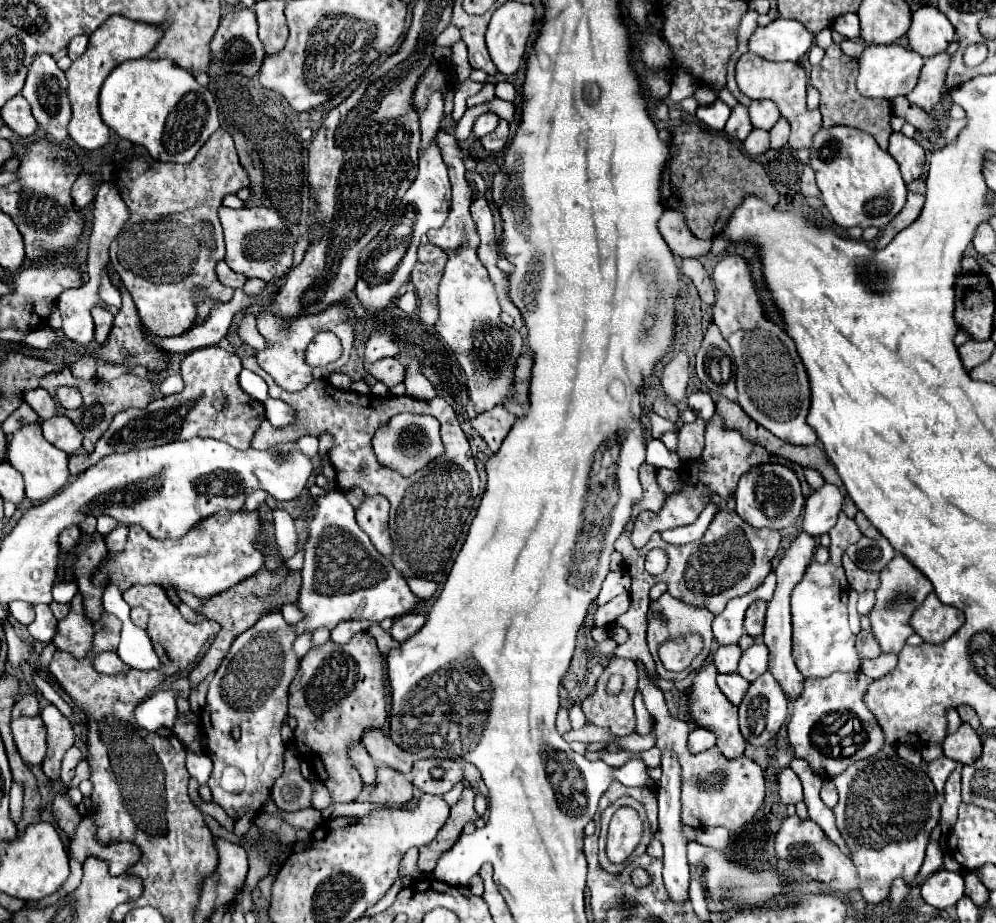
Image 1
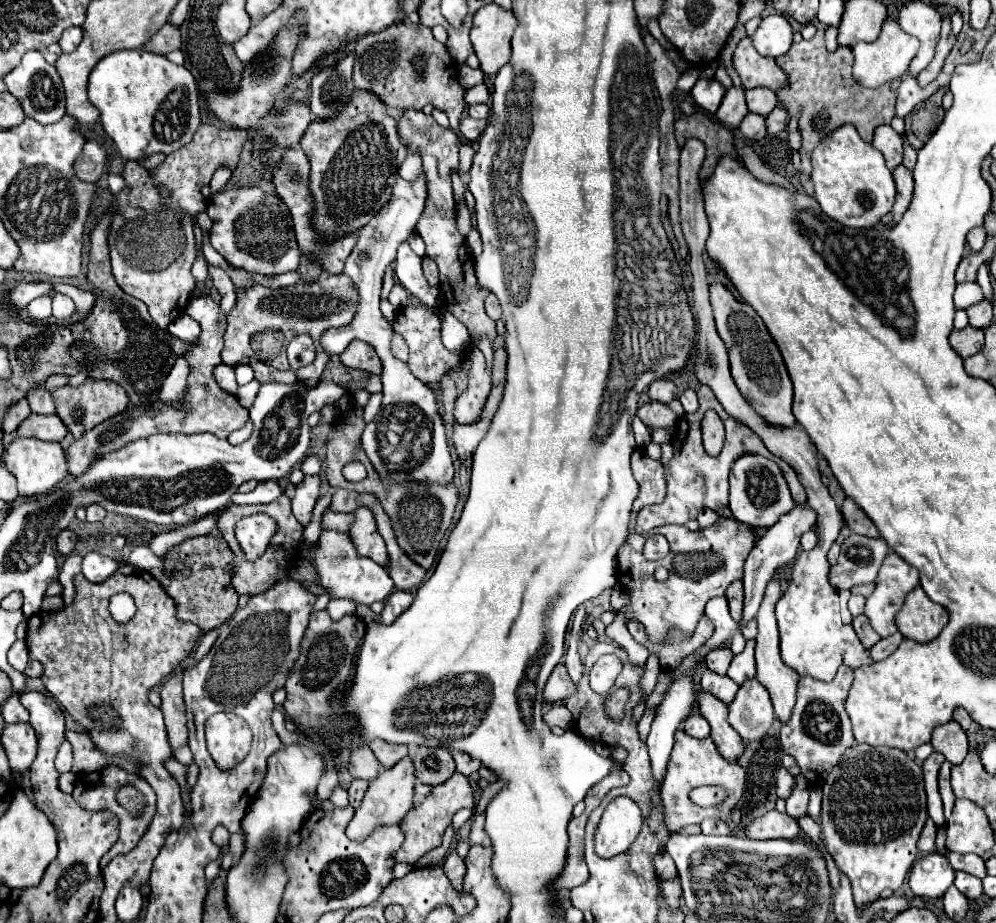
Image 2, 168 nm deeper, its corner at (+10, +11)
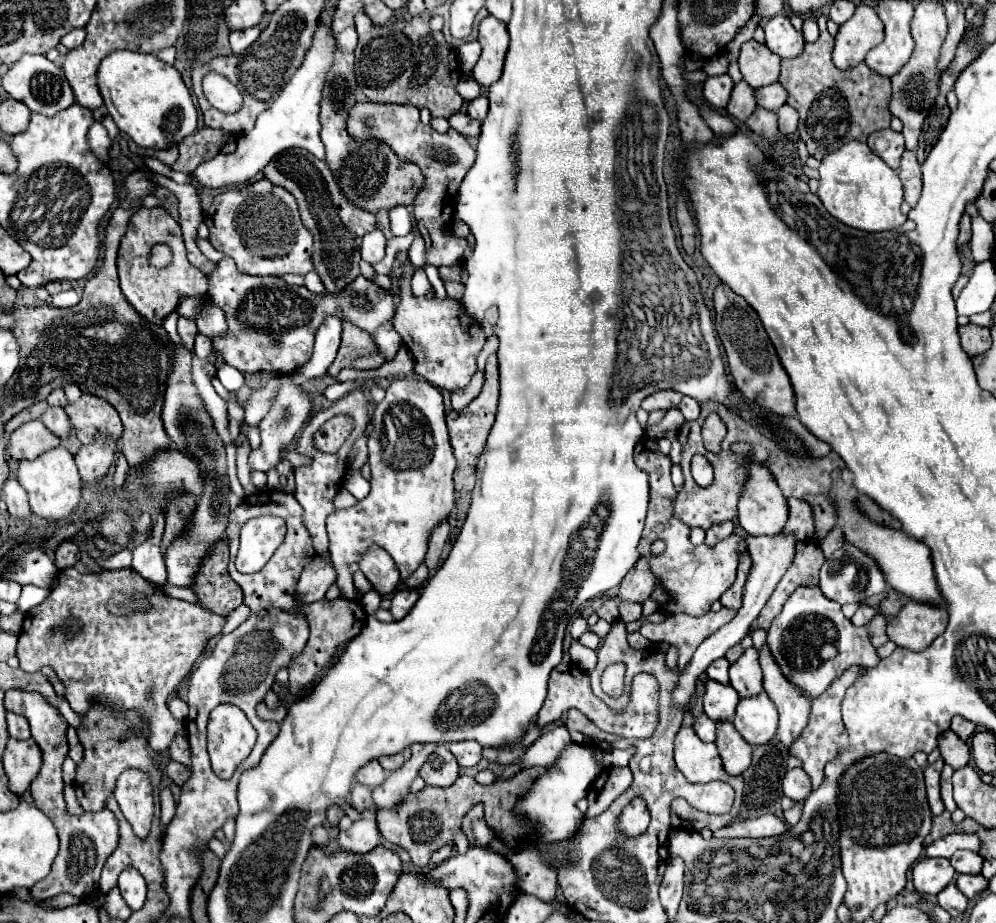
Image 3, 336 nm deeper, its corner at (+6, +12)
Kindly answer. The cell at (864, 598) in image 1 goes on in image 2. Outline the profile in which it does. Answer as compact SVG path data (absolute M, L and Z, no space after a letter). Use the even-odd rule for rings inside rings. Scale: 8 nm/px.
M852 595L852 597L850 597L848 609L850 609L852 617L858 617L858 615L864 613L864 603L866 603L866 599L864 599L862 595Z

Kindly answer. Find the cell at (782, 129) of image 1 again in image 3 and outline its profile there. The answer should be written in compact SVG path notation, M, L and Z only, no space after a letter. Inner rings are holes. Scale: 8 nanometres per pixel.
M784 104L778 110L778 130L782 134L792 134L792 132L796 132L796 124L798 124L798 112L794 108L790 108L788 104Z

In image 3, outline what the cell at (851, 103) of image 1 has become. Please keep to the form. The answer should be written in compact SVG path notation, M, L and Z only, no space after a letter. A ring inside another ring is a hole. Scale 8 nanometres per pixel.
M818 16L820 26L820 38L814 44L806 44L804 52L798 58L784 58L782 60L782 72L780 72L780 84L788 92L786 104L792 106L798 114L798 132L804 140L808 154L816 160L822 160L826 152L832 152L842 146L846 140L860 140L866 142L866 138L882 128L890 128L890 94L892 94L892 82L888 78L878 76L876 72L870 72L870 68L860 62L856 68L850 70L838 70L832 62L832 44L834 38L826 30L826 16ZM842 102L846 104L846 128L842 130Z

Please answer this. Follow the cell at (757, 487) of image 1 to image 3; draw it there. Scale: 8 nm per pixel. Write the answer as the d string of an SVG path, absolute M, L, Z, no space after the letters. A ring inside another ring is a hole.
M744 460L744 468L748 468L748 478L744 482L744 490L740 494L738 502L738 522L740 526L750 534L750 536L772 536L782 532L788 516L790 516L790 506L786 502L786 496L780 492L780 486L776 484L776 478L768 472L764 464Z

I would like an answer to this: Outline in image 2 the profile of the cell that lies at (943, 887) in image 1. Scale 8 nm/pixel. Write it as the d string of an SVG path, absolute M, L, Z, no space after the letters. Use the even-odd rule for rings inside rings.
M930 853L914 863L908 881L914 895L936 899L954 883L954 869L948 865L944 855Z

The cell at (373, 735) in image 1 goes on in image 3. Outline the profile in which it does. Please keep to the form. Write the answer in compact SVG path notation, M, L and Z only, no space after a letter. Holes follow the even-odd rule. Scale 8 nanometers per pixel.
M392 754L392 756L380 756L378 760L380 760L380 764L382 764L384 770L396 770L396 768L402 766L402 762L406 758L404 758L404 754Z

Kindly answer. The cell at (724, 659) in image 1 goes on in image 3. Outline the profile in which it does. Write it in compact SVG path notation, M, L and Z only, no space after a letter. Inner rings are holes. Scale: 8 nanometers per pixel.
M726 658L714 660L714 662L708 666L706 674L708 674L710 680L716 680L716 682L720 682L720 684L728 684L728 668L730 668L730 662L728 662Z

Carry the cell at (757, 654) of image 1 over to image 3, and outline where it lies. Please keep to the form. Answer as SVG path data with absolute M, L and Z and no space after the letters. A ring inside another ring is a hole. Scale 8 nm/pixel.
M754 646L730 666L730 686L736 688L740 696L754 696L762 692L762 670L758 650Z

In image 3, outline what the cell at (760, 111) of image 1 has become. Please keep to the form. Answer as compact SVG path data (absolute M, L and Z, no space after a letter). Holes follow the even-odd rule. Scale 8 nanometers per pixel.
M776 82L776 84L770 84L770 86L762 86L754 92L756 96L756 102L760 108L766 108L766 110L778 110L784 102L786 102L786 90Z

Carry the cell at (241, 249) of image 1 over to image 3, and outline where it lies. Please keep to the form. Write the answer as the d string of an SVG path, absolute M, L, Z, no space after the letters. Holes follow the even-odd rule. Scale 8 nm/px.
M262 178L246 188L240 190L226 190L222 194L218 194L214 198L211 207L206 212L206 220L208 226L209 241L216 250L224 252L226 256L230 256L238 270L244 274L252 274L252 276L280 276L280 274L306 274L312 270L312 260L310 260L310 252L312 252L312 236L310 232L304 228L300 214L298 214L298 206L296 200L290 194L284 194L282 198L282 188L272 184L270 180Z

